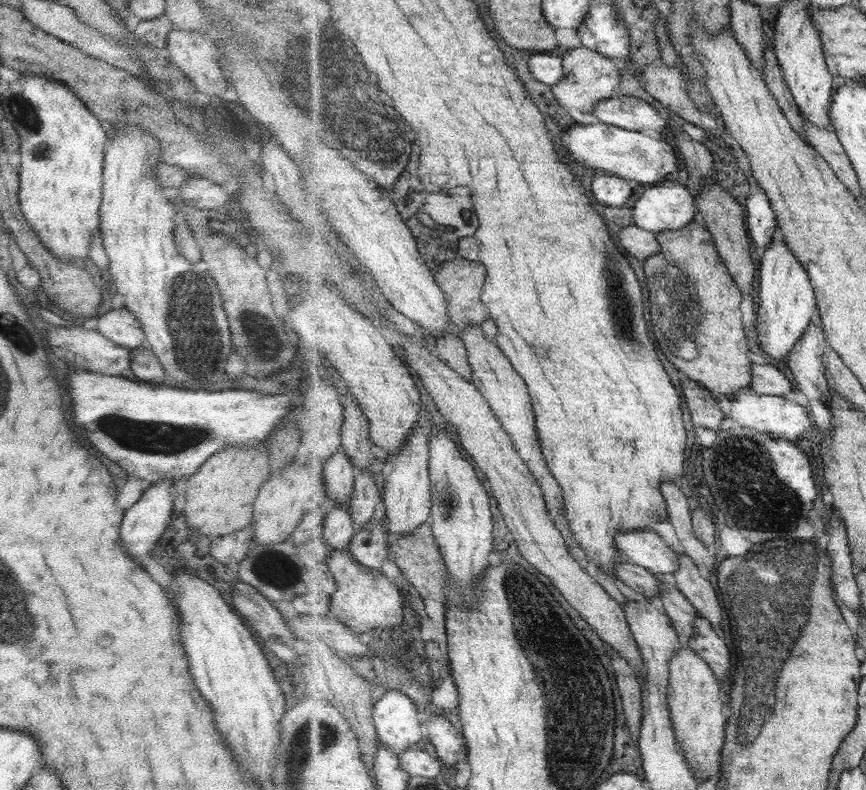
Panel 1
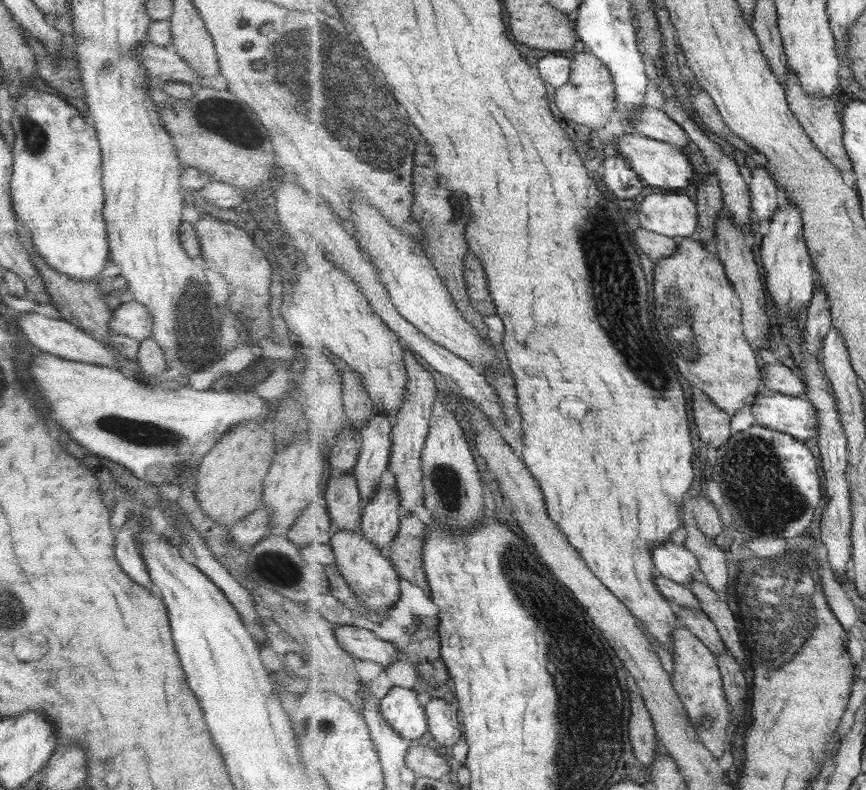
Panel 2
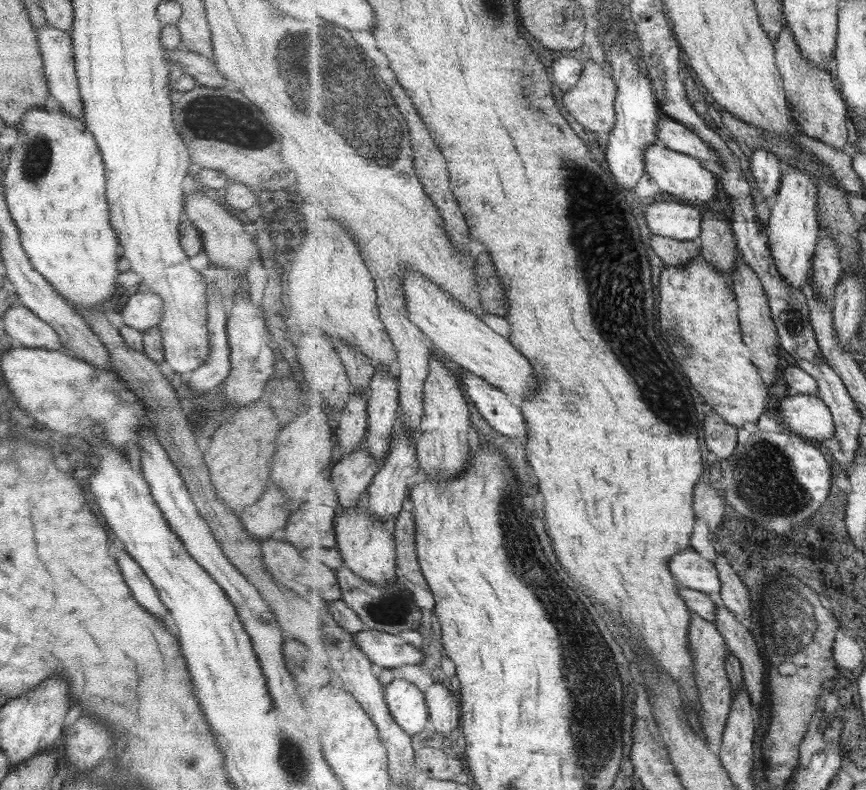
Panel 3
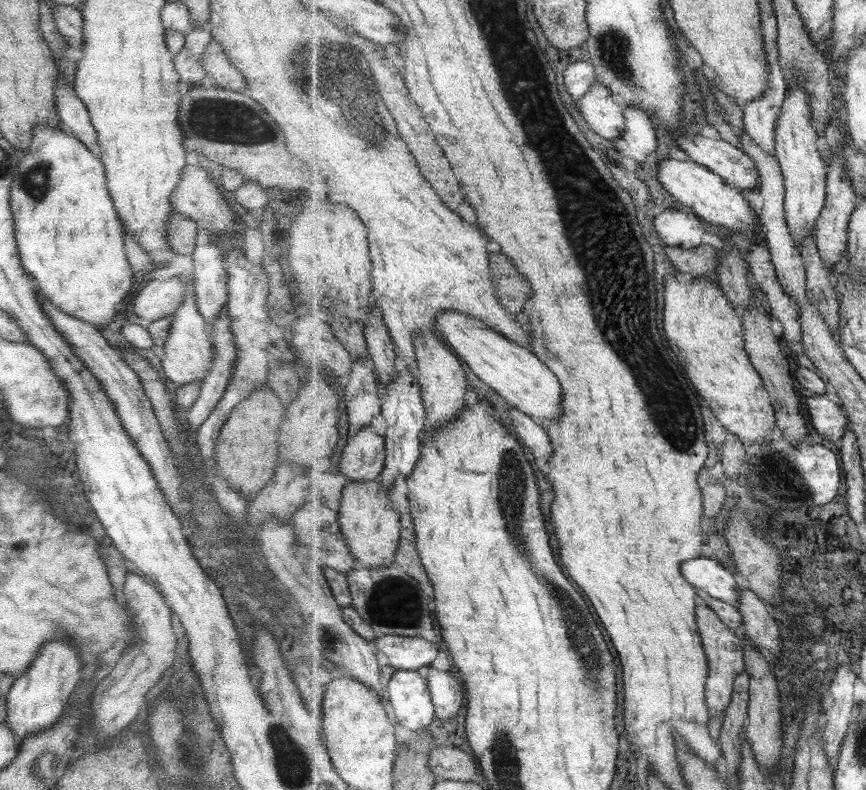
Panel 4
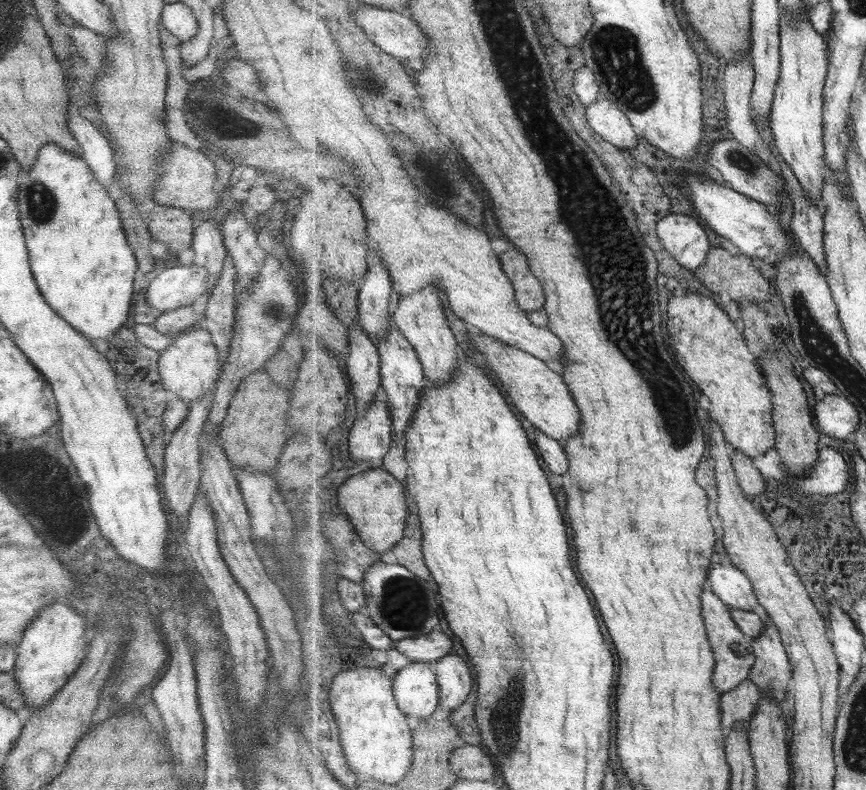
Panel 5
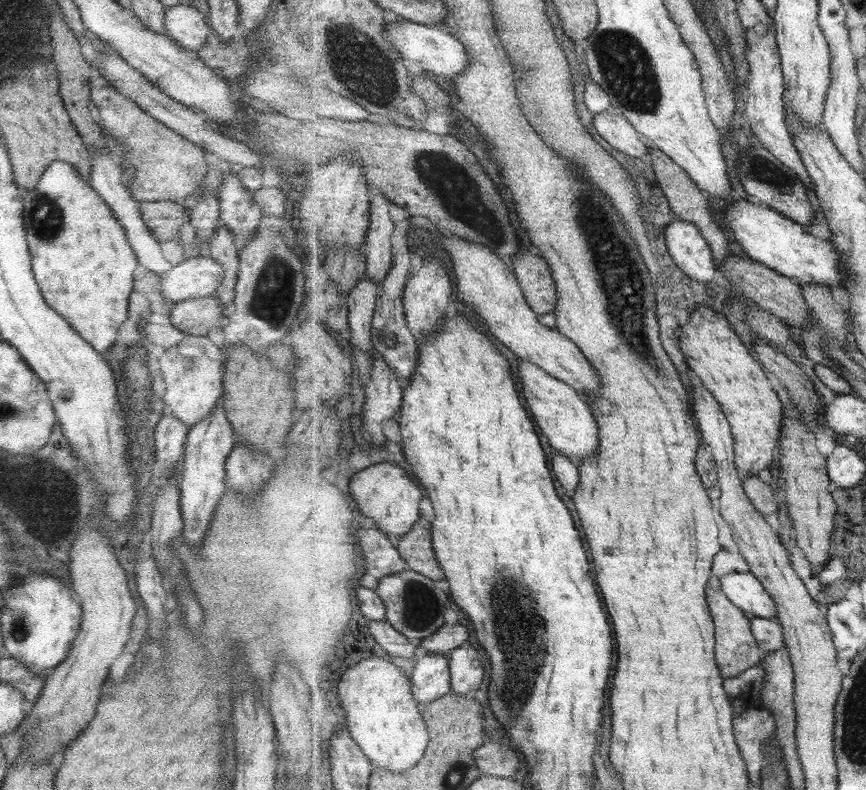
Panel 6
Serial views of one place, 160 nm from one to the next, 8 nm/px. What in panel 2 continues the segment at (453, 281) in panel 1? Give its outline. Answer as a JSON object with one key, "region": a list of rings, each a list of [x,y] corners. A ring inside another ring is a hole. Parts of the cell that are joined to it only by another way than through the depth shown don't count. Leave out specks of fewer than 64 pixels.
{"region":[[[471,254],[465,259],[465,262],[464,275],[473,306],[485,316],[497,314],[498,309],[494,303],[494,297],[491,296],[486,268],[482,261]]]}

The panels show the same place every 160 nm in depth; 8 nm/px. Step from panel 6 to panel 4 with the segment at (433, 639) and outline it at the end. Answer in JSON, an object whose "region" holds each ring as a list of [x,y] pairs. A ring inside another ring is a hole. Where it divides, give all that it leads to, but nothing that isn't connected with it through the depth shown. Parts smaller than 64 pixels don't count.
{"region":[[[385,635],[377,637],[376,648],[388,659],[395,670],[417,670],[433,664],[439,654],[435,643],[420,637]]]}

